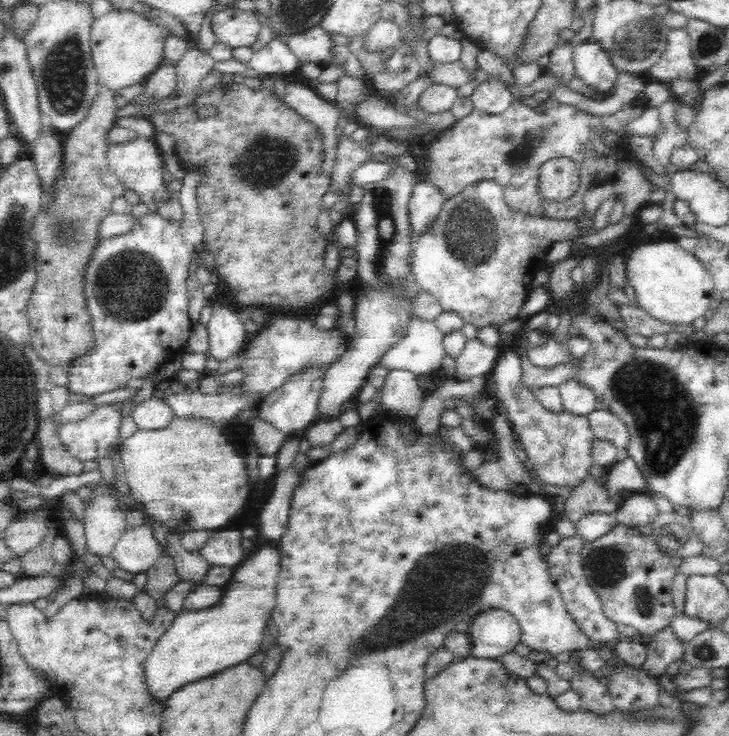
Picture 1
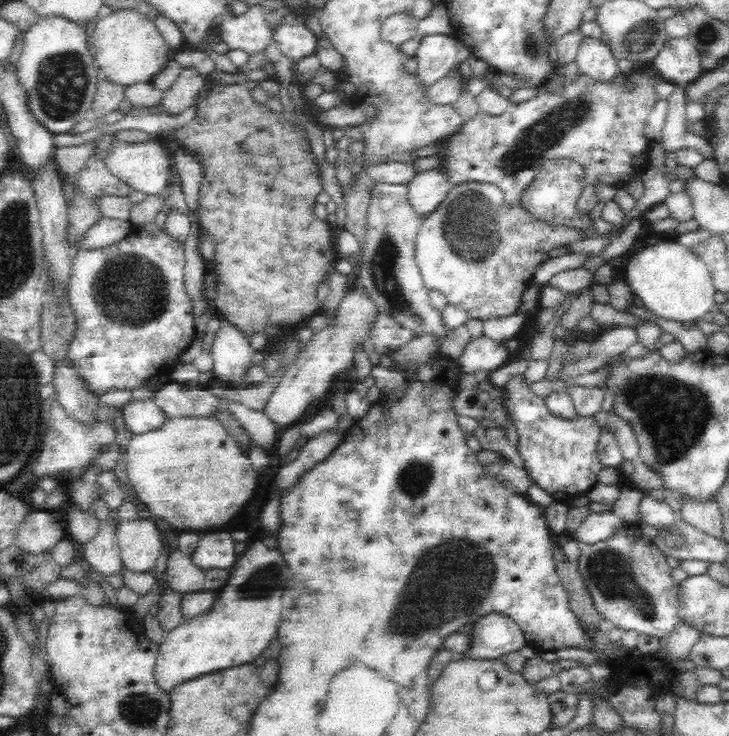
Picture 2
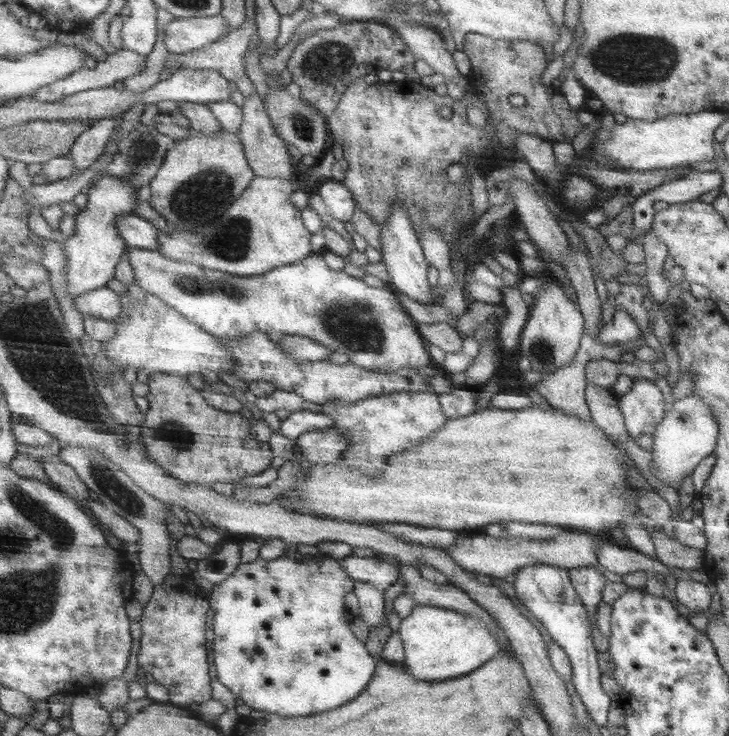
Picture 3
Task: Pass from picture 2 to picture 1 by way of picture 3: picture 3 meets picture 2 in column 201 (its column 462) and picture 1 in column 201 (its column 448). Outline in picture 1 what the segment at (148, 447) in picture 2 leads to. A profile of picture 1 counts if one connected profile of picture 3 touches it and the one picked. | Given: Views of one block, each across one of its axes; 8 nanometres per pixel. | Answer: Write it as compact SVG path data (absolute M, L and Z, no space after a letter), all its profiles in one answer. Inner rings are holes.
M174 417L160 430L137 430L123 440L120 449L134 499L144 504L147 516L180 535L190 530L225 528L252 490L246 463L234 444L204 419Z

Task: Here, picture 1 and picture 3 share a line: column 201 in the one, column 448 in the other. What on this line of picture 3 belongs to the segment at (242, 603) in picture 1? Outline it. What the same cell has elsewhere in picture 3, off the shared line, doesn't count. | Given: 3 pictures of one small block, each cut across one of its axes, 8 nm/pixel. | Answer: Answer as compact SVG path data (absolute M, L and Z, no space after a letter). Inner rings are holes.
M416 605L397 630L404 644L403 666L418 680L438 682L474 672L503 651L498 638L480 618L437 606Z

